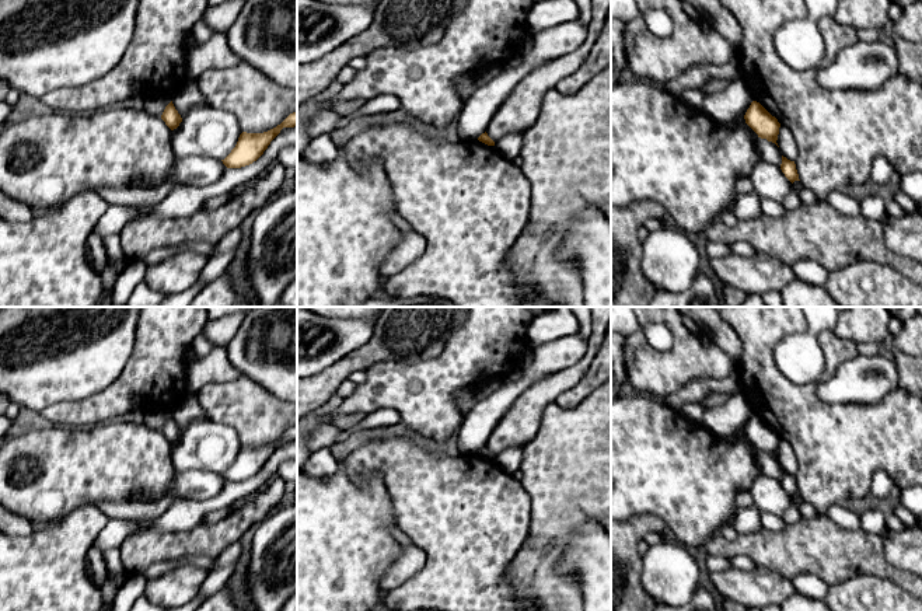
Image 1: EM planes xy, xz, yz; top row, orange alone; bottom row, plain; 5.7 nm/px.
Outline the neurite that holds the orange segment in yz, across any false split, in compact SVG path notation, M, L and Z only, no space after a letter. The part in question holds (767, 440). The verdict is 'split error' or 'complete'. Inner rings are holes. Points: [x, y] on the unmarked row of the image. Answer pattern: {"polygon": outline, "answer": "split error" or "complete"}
{"polygon": "M751 416L744 433L745 437L758 448L758 451L766 453L778 460L776 454L780 437L759 416Z", "answer": "complete"}

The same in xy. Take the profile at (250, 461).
{"polygon": "M297 425L290 427L280 439L263 447L242 446L231 467L221 474L227 482L241 482L256 475L268 462L270 455L283 441L297 440Z", "answer": "complete"}

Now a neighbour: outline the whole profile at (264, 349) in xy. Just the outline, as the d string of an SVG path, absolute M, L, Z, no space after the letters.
M210 307L210 320L235 311L242 311L244 320L226 345L231 364L279 399L297 404L297 307Z

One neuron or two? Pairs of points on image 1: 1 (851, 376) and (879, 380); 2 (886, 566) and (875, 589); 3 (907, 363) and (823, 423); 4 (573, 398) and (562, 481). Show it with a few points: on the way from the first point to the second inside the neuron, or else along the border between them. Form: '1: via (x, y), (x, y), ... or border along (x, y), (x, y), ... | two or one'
1: via (858, 379), (872, 379) | one
2: border along (849, 578), (858, 575), (882, 576), (907, 592) | two
3: border along (898, 384), (907, 391) | two
4: border along (596, 388), (569, 408), (562, 408), (555, 402) | two

